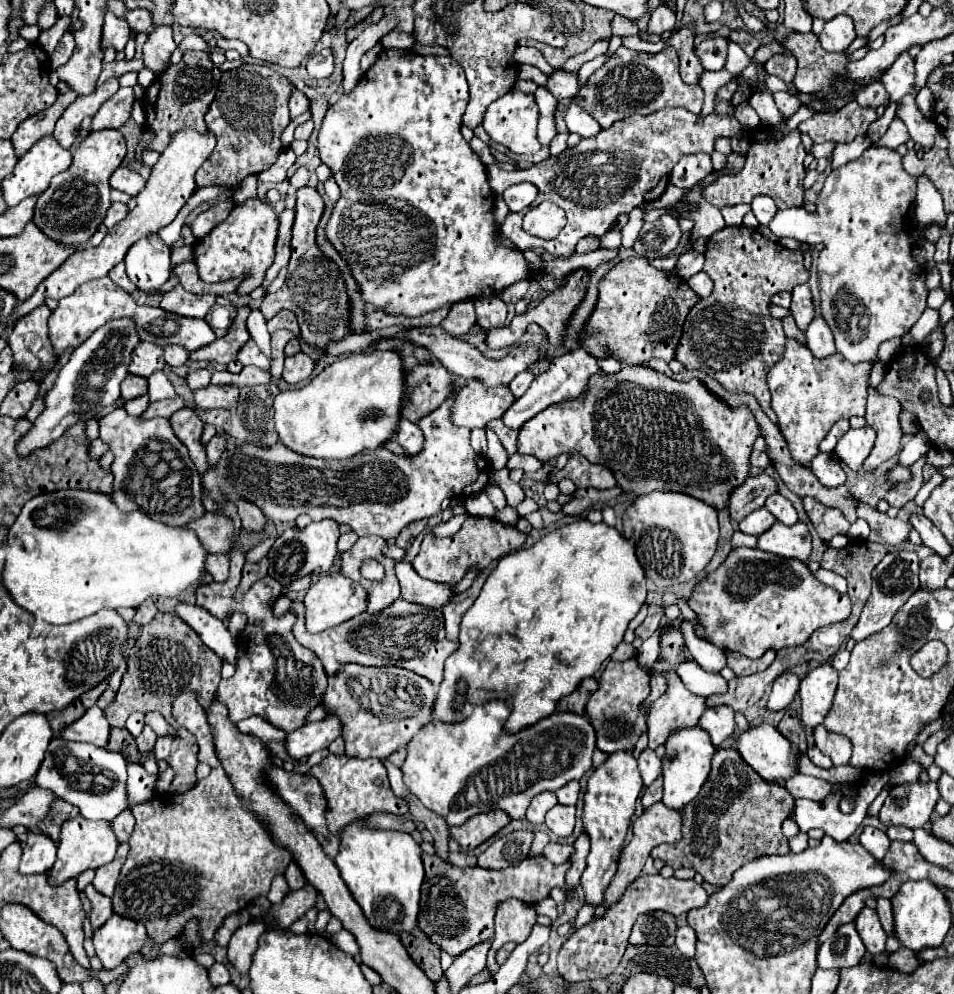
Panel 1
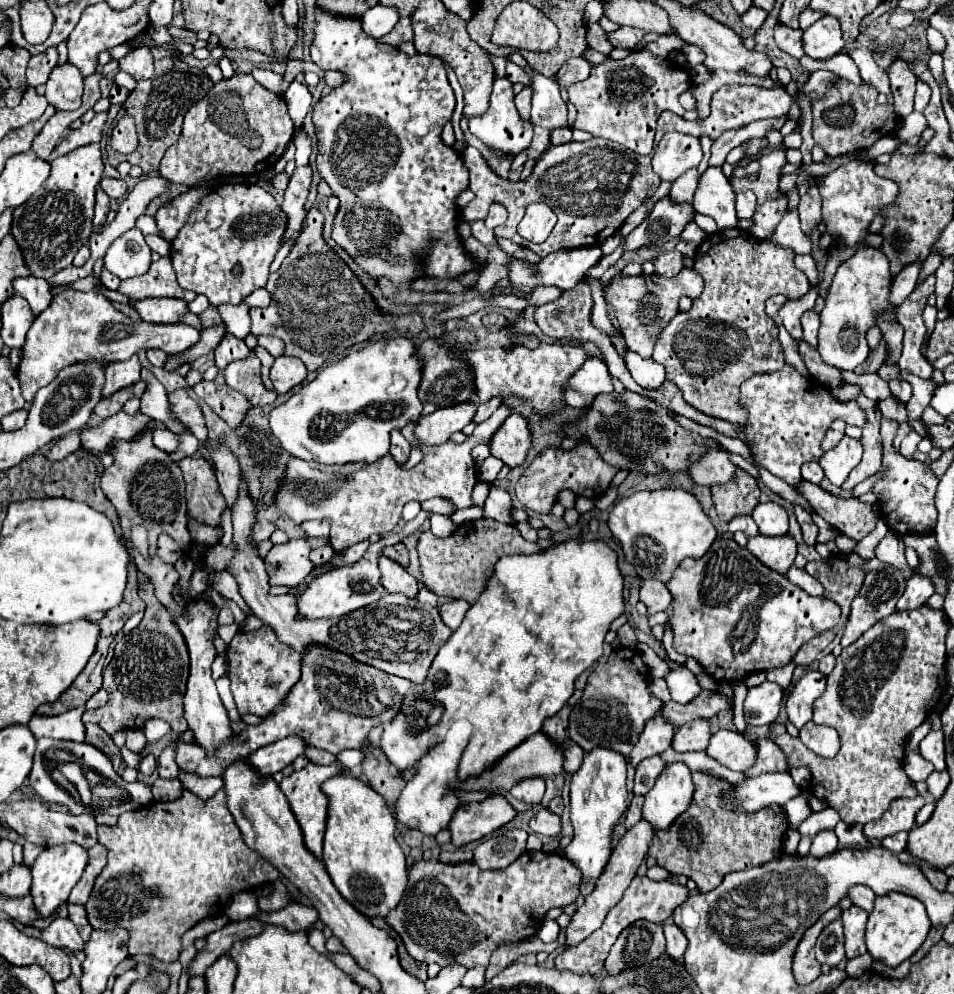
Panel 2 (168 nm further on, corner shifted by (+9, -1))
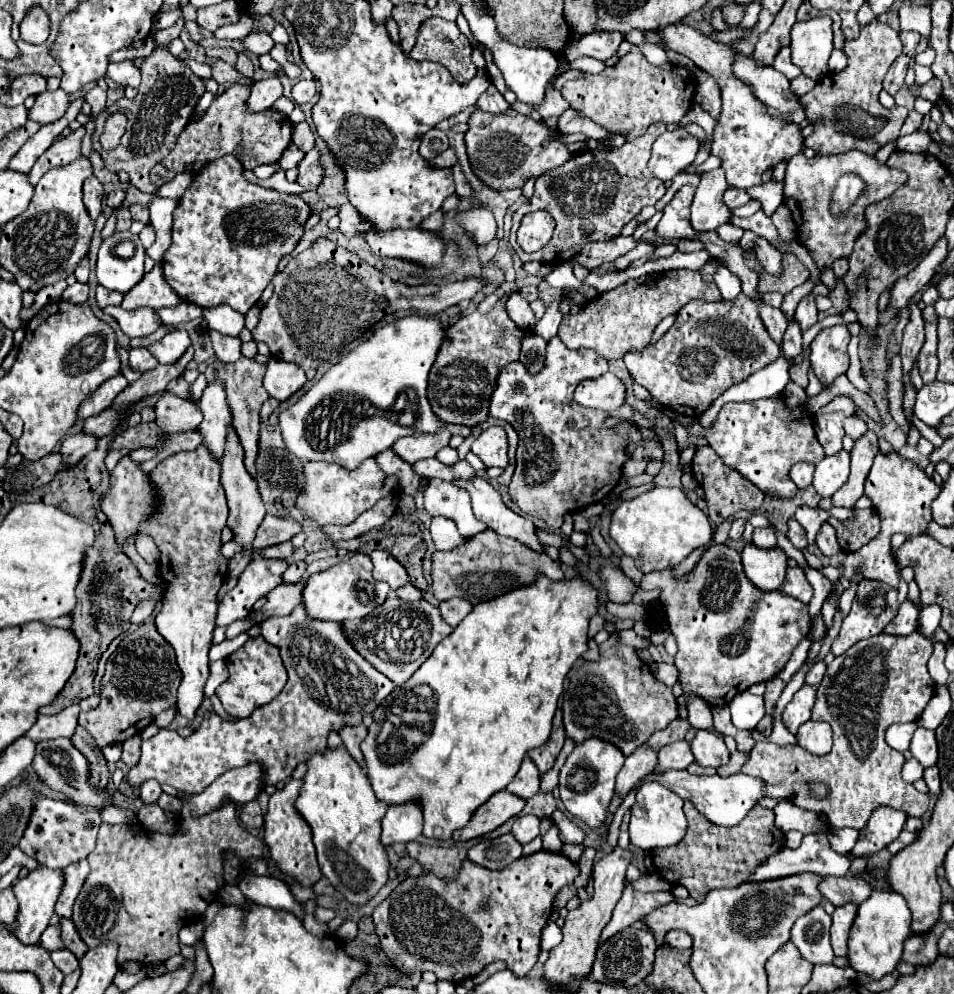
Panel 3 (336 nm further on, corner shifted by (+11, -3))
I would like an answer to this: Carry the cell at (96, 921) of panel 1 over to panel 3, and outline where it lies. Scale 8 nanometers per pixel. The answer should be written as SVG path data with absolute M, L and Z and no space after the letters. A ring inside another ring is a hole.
M62 919L60 923L62 923L62 933L60 933L60 939L62 939L64 947L66 947L68 951L72 951L78 959L82 959L82 957L84 957L84 953L88 951L88 947L84 947L82 939L78 937L78 931L76 931L74 923L72 923L70 919Z

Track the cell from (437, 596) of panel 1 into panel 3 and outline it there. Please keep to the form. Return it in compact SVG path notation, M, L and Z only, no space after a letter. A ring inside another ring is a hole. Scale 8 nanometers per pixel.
M376 549L370 553L370 559L374 563L374 571L372 571L374 579L386 581L392 589L398 589L404 583L408 583L408 573L392 555L388 555L388 551Z

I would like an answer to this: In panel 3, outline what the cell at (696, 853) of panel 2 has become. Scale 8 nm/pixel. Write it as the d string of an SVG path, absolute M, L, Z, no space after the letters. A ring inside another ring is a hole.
M684 803L684 813L688 819L688 831L684 839L672 847L652 851L652 861L656 873L662 879L674 885L684 885L690 897L698 903L704 901L712 889L738 887L772 853L780 851L780 847L786 847L786 837L774 825L774 813L770 809L760 807L760 813L748 813L748 817L744 817L734 827L720 827L710 823L692 807L692 803Z

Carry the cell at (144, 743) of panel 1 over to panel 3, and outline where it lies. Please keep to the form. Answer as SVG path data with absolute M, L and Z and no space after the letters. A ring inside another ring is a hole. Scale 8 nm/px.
M134 735L132 739L126 739L122 745L124 745L124 751L122 751L122 761L128 765L128 767L134 767L140 759L140 735Z

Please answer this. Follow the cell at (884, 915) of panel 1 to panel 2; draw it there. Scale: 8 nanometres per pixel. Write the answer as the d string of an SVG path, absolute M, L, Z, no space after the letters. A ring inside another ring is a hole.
M856 885L854 889L850 889L848 897L852 899L852 903L854 903L854 905L862 907L862 909L864 909L864 911L868 911L868 913L870 913L870 909L874 909L874 897L876 897L876 893L874 893L870 887Z

